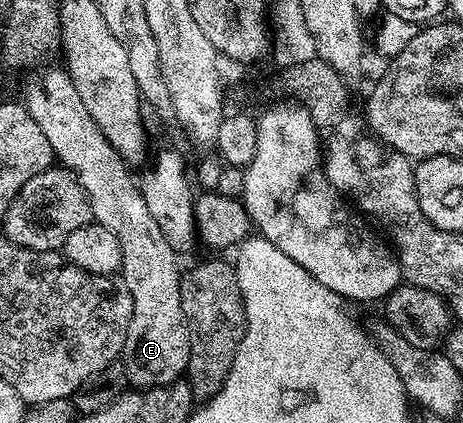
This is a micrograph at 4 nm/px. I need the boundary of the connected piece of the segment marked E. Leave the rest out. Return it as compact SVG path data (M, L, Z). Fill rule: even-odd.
M64 67L49 68L38 80L33 80L25 88L23 97L25 109L39 122L39 130L43 130L47 142L51 142L51 150L59 161L60 167L69 169L83 186L89 196L89 211L92 219L98 224L107 226L115 238L119 238L121 250L120 279L131 294L133 309L131 322L127 330L127 342L123 353L123 363L128 383L134 389L151 388L154 384L170 384L186 375L189 366L189 327L183 314L183 302L179 298L179 286L183 268L177 265L179 253L167 242L163 230L159 230L159 222L151 218L151 210L147 210L147 202L143 202L143 194L138 181L133 180L130 165L113 149L111 142L95 126L91 114L87 114L87 106L83 106L83 98L79 98L79 90L75 90L75 82L71 82L69 73Z

